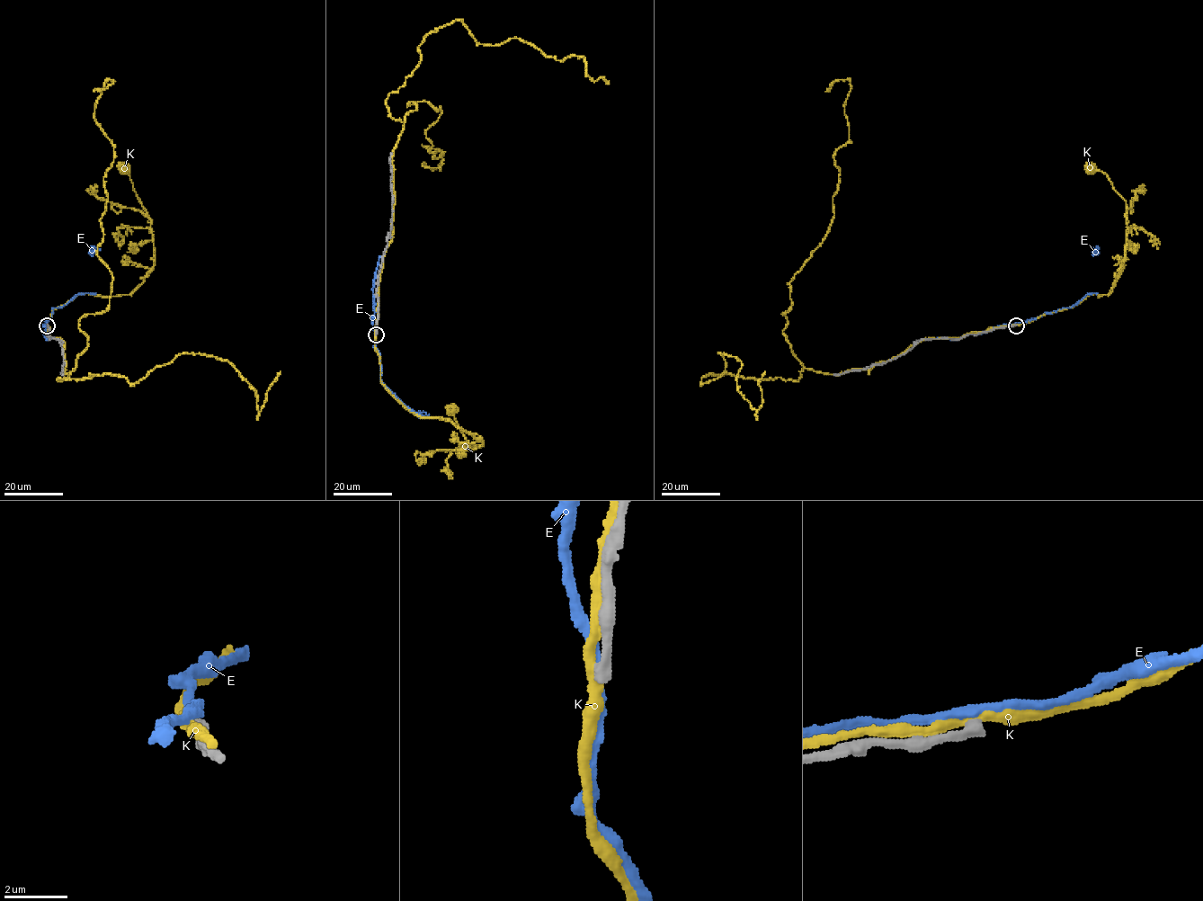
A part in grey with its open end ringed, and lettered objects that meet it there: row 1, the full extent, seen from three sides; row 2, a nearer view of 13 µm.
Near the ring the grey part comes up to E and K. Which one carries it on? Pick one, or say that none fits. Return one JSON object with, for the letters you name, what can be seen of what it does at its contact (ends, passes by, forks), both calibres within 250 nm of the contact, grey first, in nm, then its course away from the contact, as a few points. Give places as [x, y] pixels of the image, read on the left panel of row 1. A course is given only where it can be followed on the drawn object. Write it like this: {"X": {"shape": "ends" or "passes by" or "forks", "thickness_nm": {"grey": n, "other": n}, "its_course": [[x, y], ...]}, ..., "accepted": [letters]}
{"accepted": []}

